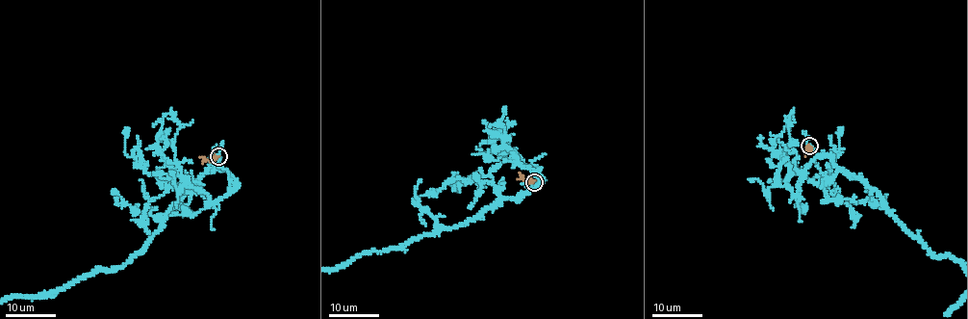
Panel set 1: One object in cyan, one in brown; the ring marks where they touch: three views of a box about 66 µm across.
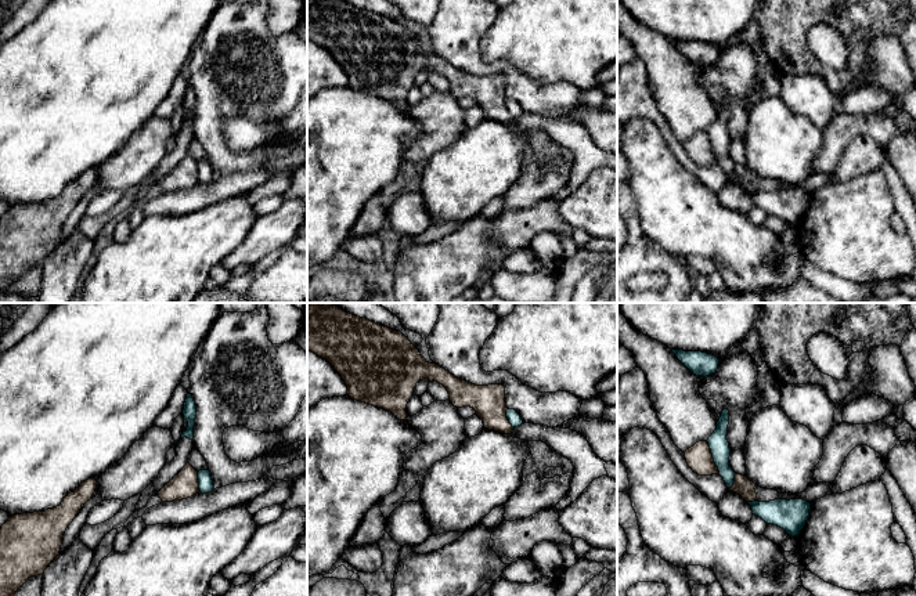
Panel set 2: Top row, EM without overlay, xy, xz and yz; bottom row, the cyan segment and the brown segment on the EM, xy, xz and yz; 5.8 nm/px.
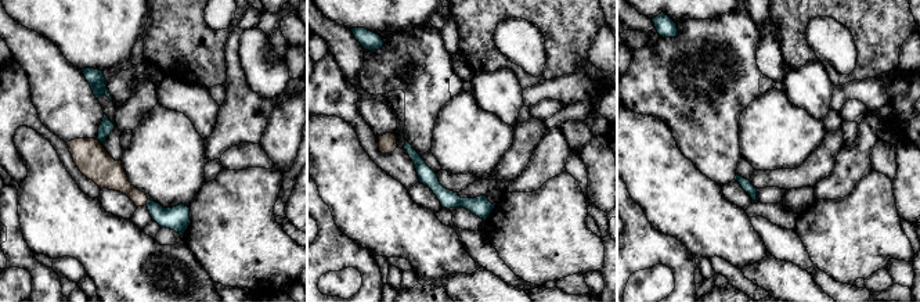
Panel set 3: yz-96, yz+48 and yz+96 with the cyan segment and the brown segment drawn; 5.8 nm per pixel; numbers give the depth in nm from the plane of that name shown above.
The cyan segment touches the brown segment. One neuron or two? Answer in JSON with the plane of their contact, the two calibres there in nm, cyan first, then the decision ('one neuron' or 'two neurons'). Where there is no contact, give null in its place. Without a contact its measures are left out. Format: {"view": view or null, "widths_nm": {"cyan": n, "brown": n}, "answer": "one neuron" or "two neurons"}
{"view": "yz", "widths_nm": {"cyan": 120, "brown": 160}, "answer": "two neurons"}

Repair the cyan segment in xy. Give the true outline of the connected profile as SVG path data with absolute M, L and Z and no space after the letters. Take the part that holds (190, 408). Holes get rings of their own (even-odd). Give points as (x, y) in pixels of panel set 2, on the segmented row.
M190 393L187 394L185 402L184 402L183 415L184 415L184 420L188 422L188 427L185 431L183 431L181 438L187 437L190 440L194 440L196 405L195 405L195 401Z

